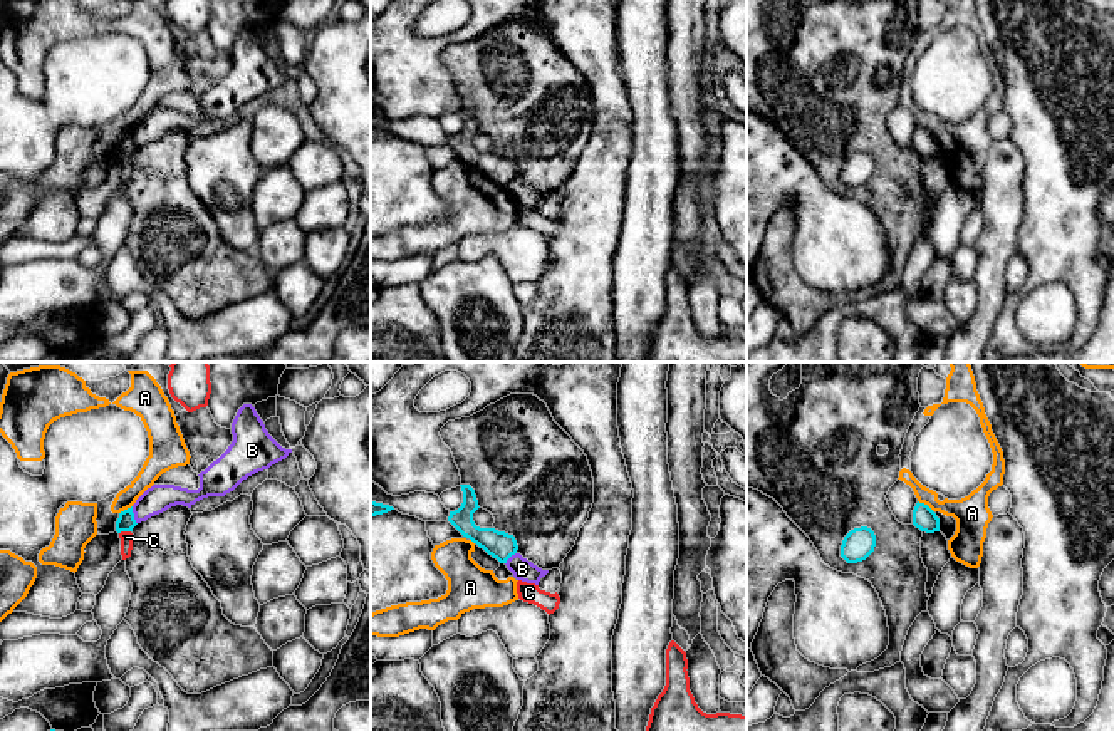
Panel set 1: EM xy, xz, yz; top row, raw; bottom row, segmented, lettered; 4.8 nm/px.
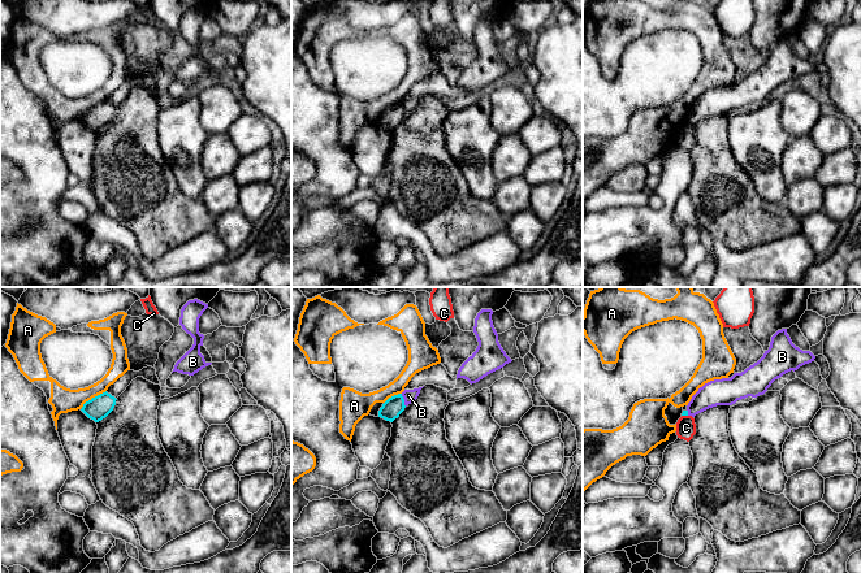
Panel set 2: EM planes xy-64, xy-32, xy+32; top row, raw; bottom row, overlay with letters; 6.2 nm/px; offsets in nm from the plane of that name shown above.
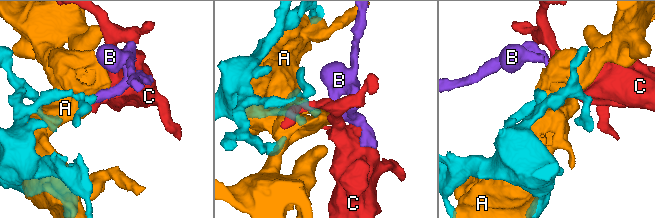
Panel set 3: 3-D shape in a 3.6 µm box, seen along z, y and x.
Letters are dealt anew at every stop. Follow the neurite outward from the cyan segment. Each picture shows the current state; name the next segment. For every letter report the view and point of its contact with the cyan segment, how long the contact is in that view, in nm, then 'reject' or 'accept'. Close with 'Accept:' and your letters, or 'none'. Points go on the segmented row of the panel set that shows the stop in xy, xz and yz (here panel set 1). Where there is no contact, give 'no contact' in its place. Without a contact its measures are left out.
A: contact yz (926, 505); length 100 nm; reject
B: contact xy (133, 515); length 90 nm; reject
C: contact xy (124, 530); length 60 nm; reject
Accept: none

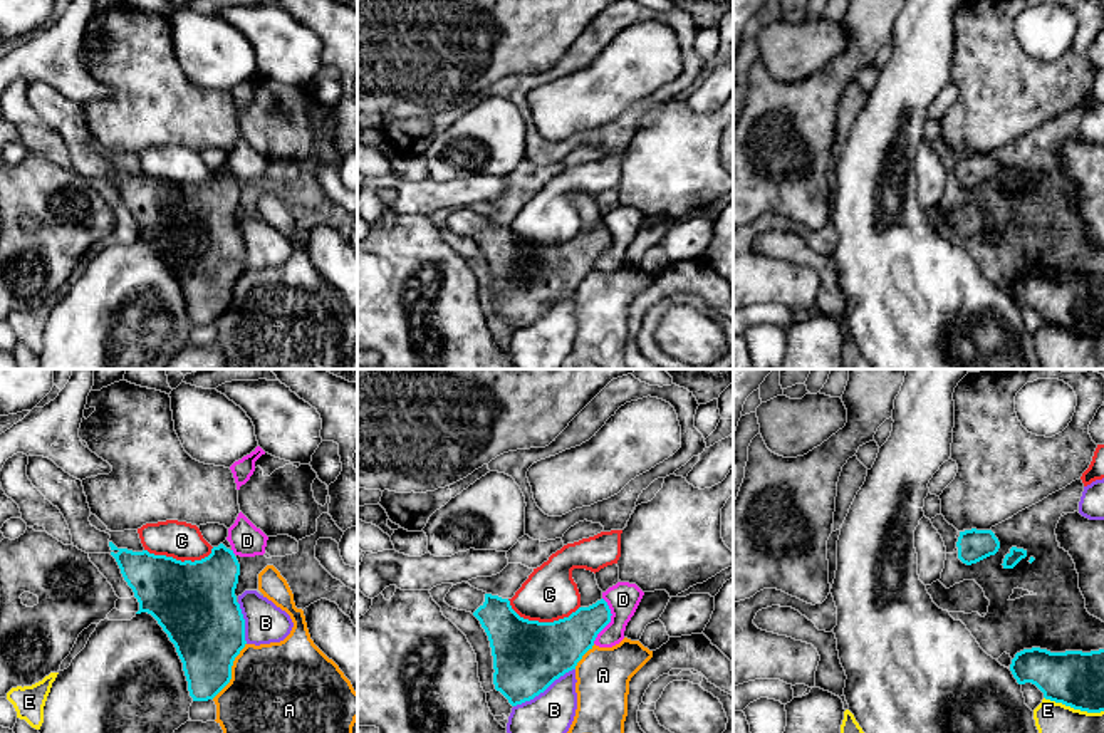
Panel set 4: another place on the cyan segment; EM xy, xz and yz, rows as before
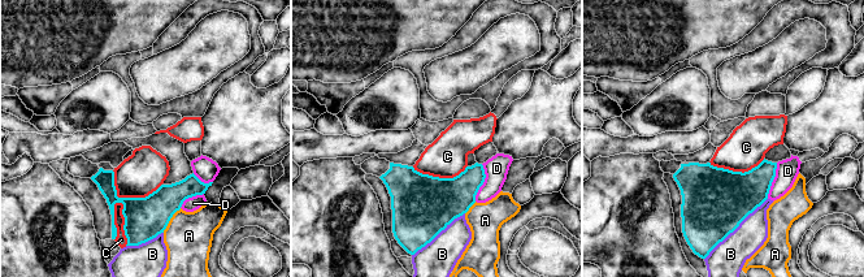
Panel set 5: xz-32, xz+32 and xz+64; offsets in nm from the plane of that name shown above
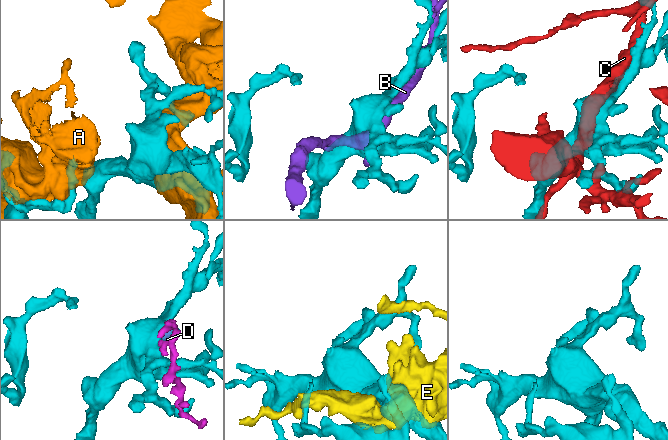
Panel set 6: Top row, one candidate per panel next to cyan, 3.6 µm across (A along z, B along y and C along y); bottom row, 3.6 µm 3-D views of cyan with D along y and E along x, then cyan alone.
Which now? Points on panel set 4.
A: contact xy (230, 671); length 320 nm; reject
B: contact xz (544, 690); length 340 nm; reject
C: contact xz (542, 623); length 360 nm; reject
D: contact xz (609, 621); length 220 nm; reject
E: contact yz (1074, 708); length 300 nm; reject
Accept: none

